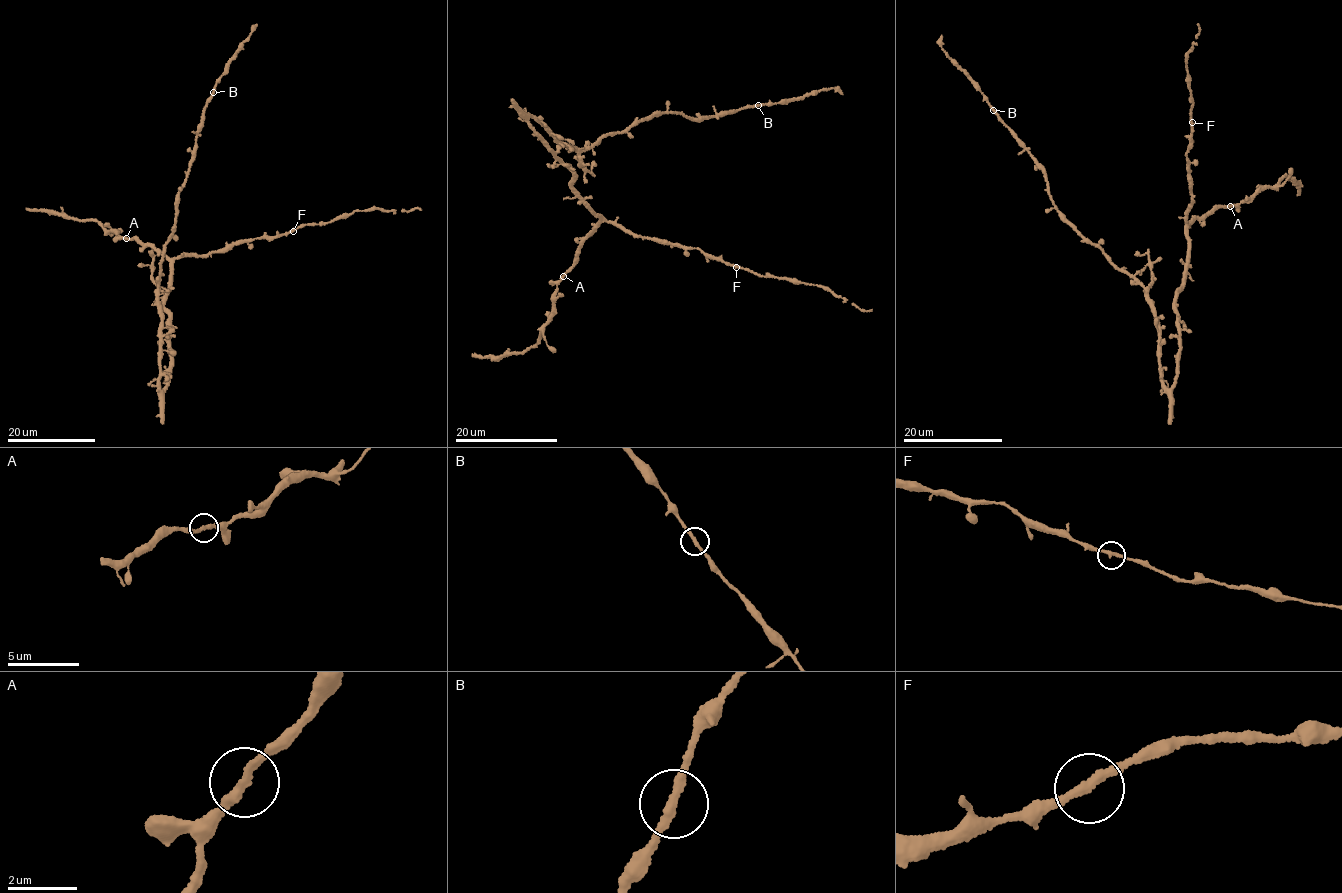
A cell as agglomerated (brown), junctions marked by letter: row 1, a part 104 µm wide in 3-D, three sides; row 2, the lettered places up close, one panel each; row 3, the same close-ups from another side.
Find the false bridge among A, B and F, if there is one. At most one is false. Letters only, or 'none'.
none

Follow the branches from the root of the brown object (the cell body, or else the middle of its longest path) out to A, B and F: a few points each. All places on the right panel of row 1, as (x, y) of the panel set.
A: (1177, 375), (1180, 328), (1175, 291), (1183, 285), (1187, 227), (1196, 218), (1230, 205)
B: (1177, 375), (1169, 389), (1165, 387), (1159, 324), (1147, 289), (1110, 261), (1057, 209), (1046, 175), (993, 110)
F: (1177, 375), (1180, 328), (1175, 291), (1183, 285), (1187, 257), (1184, 219), (1192, 199), (1185, 155), (1192, 122)

